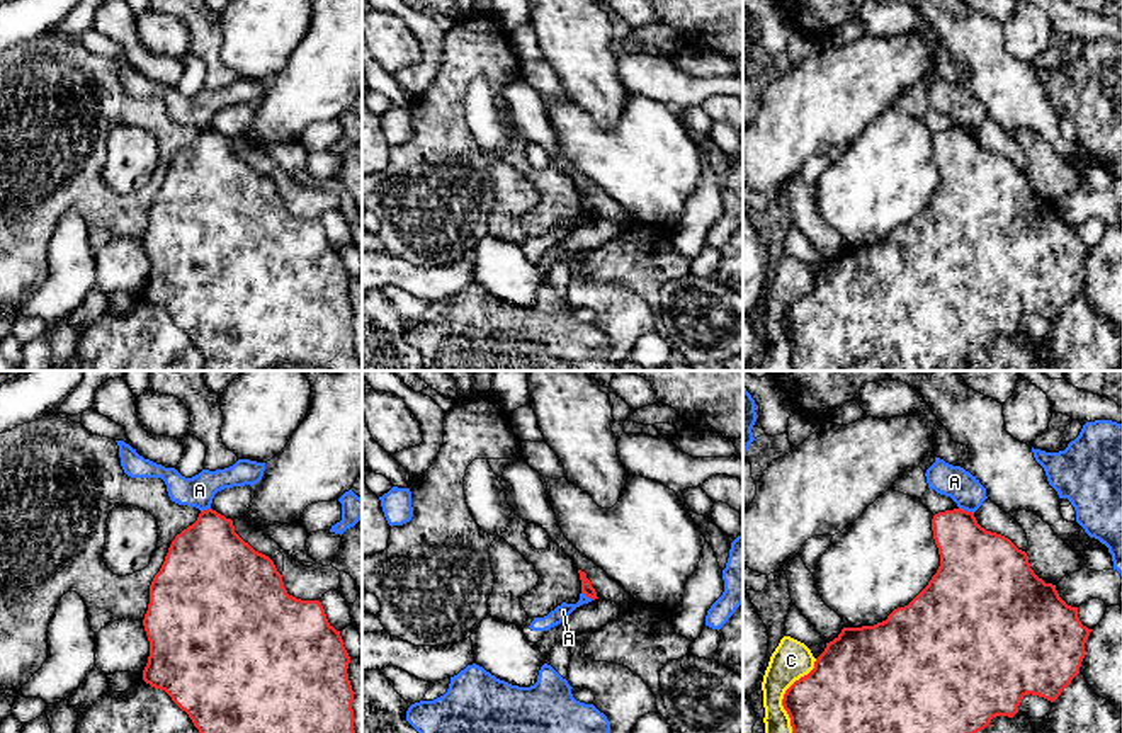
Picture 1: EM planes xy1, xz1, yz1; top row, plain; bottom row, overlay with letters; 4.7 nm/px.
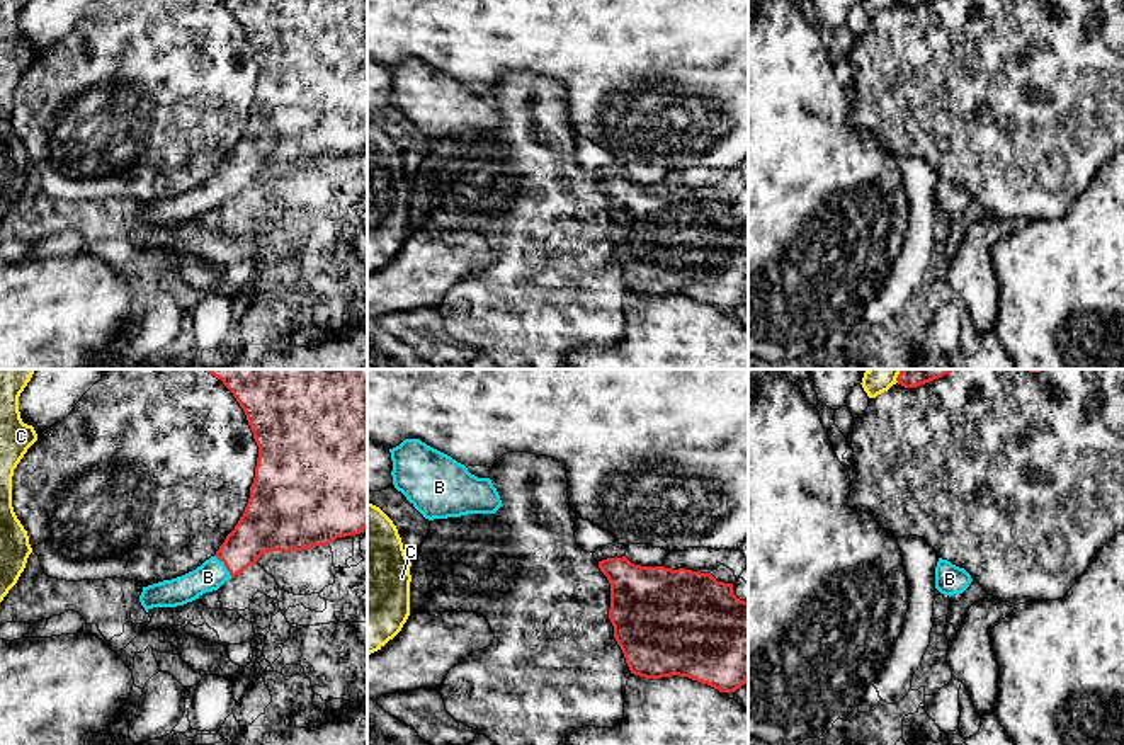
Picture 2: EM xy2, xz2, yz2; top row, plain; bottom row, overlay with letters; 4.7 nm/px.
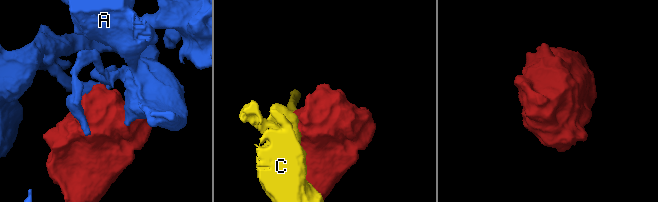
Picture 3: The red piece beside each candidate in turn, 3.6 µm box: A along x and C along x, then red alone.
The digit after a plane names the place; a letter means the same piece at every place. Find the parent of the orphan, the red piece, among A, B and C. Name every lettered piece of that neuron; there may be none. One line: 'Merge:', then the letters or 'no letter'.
Merge: B

